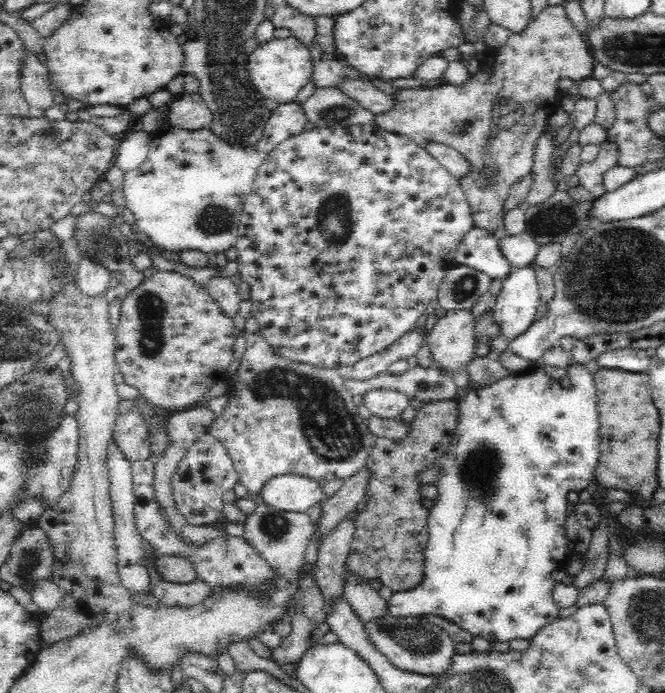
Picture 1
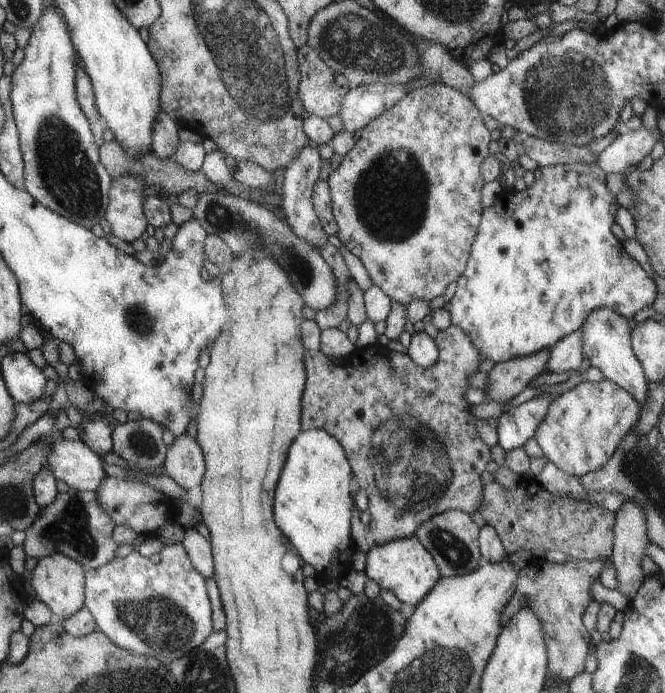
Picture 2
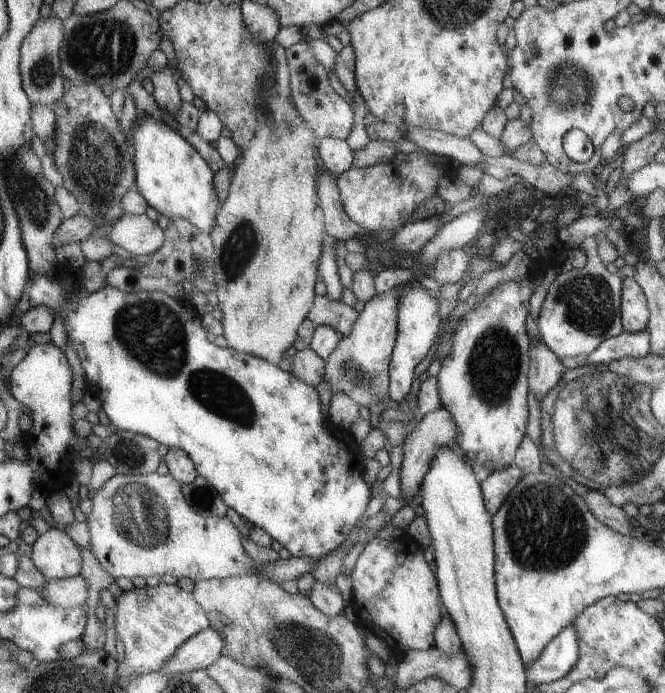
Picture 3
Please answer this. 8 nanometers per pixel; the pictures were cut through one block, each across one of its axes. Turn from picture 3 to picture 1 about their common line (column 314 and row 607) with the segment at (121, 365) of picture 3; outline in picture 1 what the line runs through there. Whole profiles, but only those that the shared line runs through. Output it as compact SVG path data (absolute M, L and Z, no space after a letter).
M572 363L570 367L567 368L568 371L568 377L570 377L570 388L564 388L562 387L562 384L560 384L559 381L555 379L551 379L548 374L544 371L544 368L540 368L540 366L536 367L535 369L530 370L529 372L526 372L524 375L520 376L508 376L505 378L502 378L499 382L496 382L495 384L492 384L490 386L486 386L484 388L480 389L470 389L467 388L464 391L464 395L459 398L457 401L458 403L458 422L457 426L455 428L455 434L454 437L451 438L451 446L452 454L454 454L454 464L440 464L442 466L442 474L440 474L440 478L434 482L434 487L438 489L438 496L436 496L436 504L434 504L431 509L428 512L428 528L429 528L429 541L427 544L427 549L425 550L425 556L424 556L424 562L422 564L423 566L423 580L422 583L419 586L416 586L415 588L412 588L407 591L402 592L395 592L388 598L386 601L387 613L390 613L390 615L394 615L394 618L406 618L406 617L422 617L423 615L427 614L433 614L434 616L442 616L442 618L446 618L446 620L450 620L450 622L453 622L454 624L457 624L460 628L466 630L466 632L470 632L470 634L473 637L481 636L482 638L485 638L489 642L494 641L500 641L500 642L506 642L510 641L513 638L524 638L524 640L532 639L534 634L536 634L538 631L541 630L542 627L545 627L546 624L553 623L554 620L558 618L558 611L559 608L557 607L557 604L554 602L554 599L552 599L552 588L554 588L556 582L552 579L552 572L554 570L560 569L563 567L563 565L569 560L568 555L566 555L566 552L568 552L568 538L566 537L566 527L564 526L564 523L566 522L566 506L568 504L568 492L570 490L580 492L594 480L594 471L596 470L597 464L598 464L598 457L600 450L598 450L598 446L600 446L600 438L598 438L598 414L597 412L597 400L596 400L596 387L593 380L593 375L586 370L585 366L582 364L576 364Z

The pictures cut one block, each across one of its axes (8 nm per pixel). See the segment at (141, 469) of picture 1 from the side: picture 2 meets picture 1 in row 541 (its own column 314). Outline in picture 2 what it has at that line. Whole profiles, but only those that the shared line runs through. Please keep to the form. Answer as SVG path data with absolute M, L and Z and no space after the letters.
M310 144L304 150L301 150L301 153L294 158L294 162L290 162L286 166L284 182L282 182L283 199L281 202L281 206L284 208L286 222L292 227L294 234L300 236L300 238L304 238L304 240L308 240L318 250L322 246L329 244L328 235L322 226L321 218L314 210L314 206L312 206L312 192L314 191L313 188L316 181L319 179L321 161L318 145Z

